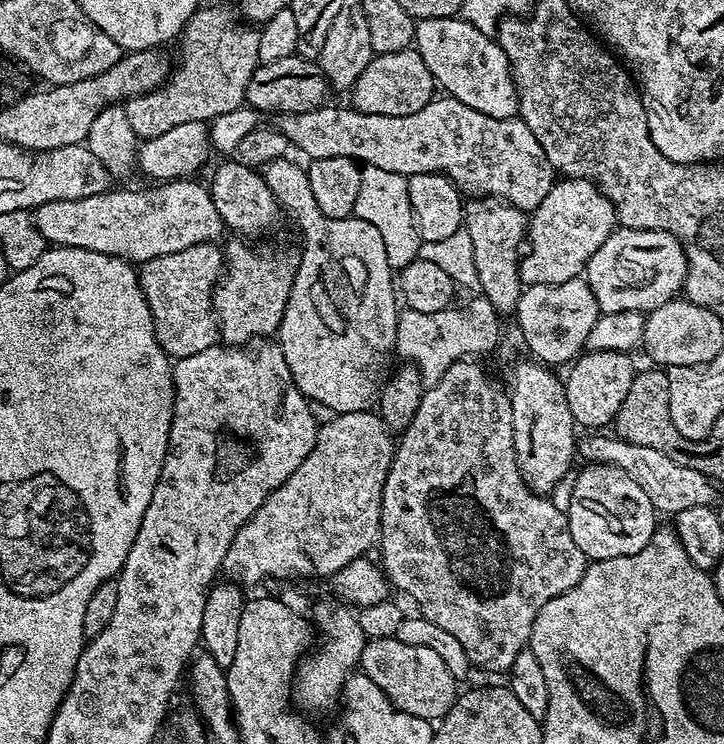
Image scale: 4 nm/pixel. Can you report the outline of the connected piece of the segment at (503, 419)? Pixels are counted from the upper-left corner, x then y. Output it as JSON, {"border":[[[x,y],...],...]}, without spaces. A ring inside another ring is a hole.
{"border":[[[465,358],[454,362],[452,366],[431,386],[425,387],[420,405],[408,428],[403,429],[401,438],[395,445],[392,454],[392,465],[386,474],[386,486],[382,494],[382,510],[380,511],[380,535],[378,537],[379,563],[389,585],[400,592],[405,592],[417,604],[419,615],[425,620],[434,622],[434,626],[442,626],[449,634],[458,638],[462,650],[466,650],[469,665],[485,668],[488,672],[507,673],[514,658],[523,648],[529,647],[532,638],[534,618],[538,618],[538,610],[550,602],[550,598],[558,598],[570,586],[578,586],[590,563],[587,556],[578,550],[578,542],[570,535],[570,526],[565,509],[560,508],[552,498],[540,496],[526,482],[520,473],[514,450],[514,418],[512,417],[512,401],[505,385],[496,380],[479,364],[479,359]]]}

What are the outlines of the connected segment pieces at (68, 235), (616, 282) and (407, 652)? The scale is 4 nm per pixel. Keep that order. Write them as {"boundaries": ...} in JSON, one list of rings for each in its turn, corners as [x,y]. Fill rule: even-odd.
{"boundaries":[[[[187,178],[160,182],[152,186],[156,188],[146,188],[138,192],[116,186],[90,198],[46,202],[35,209],[36,225],[38,230],[42,230],[42,238],[46,238],[49,245],[94,250],[98,254],[117,256],[129,262],[143,262],[162,254],[178,254],[178,250],[187,250],[190,246],[219,241],[220,232],[225,231],[222,218],[214,207],[211,191],[205,185],[203,188],[197,180]]],[[[617,227],[594,250],[586,269],[586,279],[601,313],[634,310],[650,313],[670,302],[683,289],[688,259],[678,238],[662,230]]],[[[395,636],[368,640],[364,645],[359,671],[386,694],[386,698],[395,708],[410,714],[414,718],[422,718],[429,722],[439,722],[454,706],[458,695],[458,682],[446,670],[446,662],[438,658],[435,650],[426,646],[406,646],[406,642],[397,640]]]]}

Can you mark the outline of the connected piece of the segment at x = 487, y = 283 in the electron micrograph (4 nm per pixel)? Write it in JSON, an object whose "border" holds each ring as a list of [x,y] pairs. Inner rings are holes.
{"border":[[[473,197],[465,203],[465,230],[474,244],[476,282],[499,315],[511,315],[520,301],[524,285],[520,280],[520,257],[527,239],[527,215],[496,197]]]}

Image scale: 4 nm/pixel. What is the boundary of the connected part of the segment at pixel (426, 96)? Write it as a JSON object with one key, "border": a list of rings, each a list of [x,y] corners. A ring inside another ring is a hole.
{"border":[[[403,48],[401,52],[382,52],[373,55],[372,61],[363,70],[357,82],[350,89],[351,107],[366,114],[386,114],[387,116],[405,116],[422,110],[434,98],[437,91],[436,79],[426,70],[426,62],[412,48]]]}

